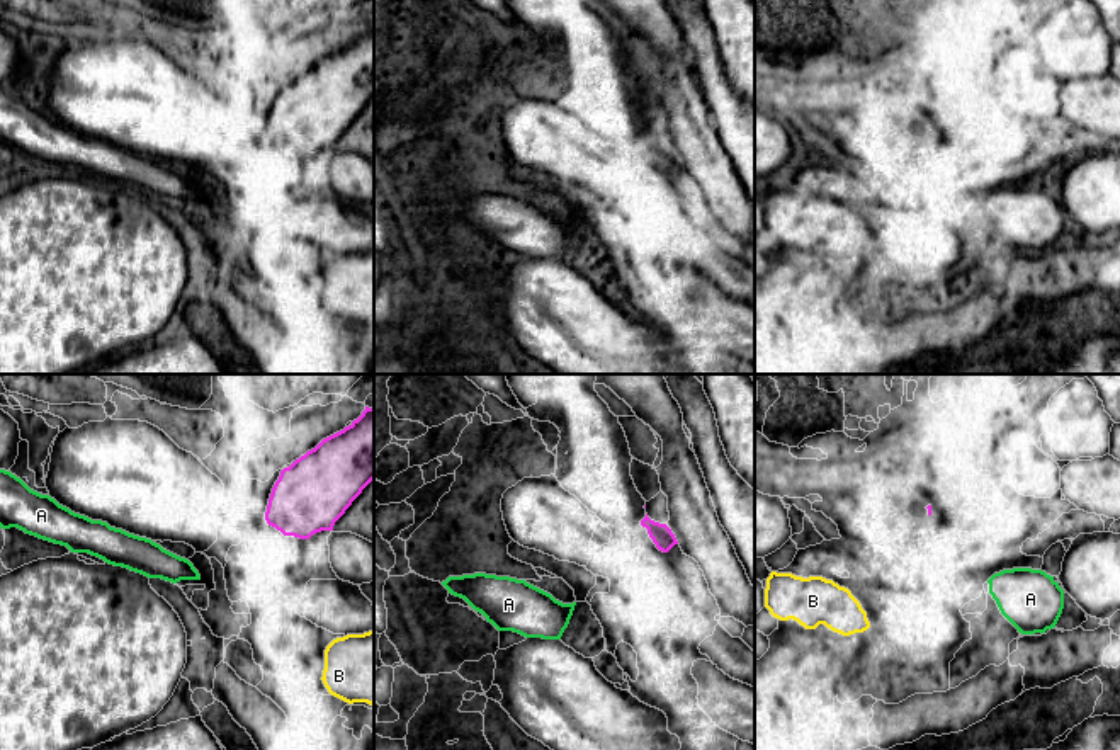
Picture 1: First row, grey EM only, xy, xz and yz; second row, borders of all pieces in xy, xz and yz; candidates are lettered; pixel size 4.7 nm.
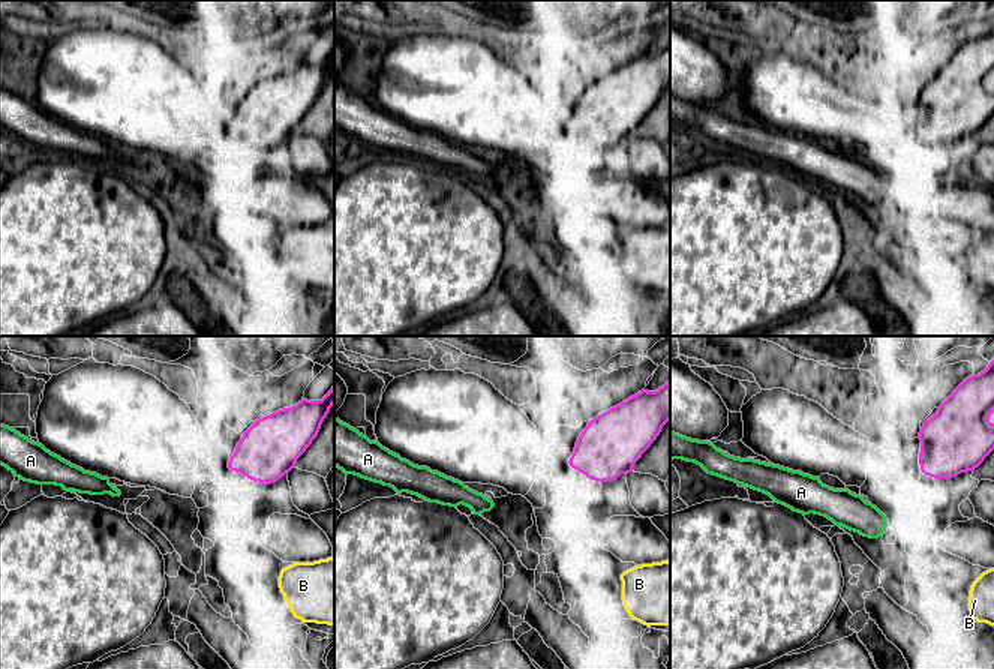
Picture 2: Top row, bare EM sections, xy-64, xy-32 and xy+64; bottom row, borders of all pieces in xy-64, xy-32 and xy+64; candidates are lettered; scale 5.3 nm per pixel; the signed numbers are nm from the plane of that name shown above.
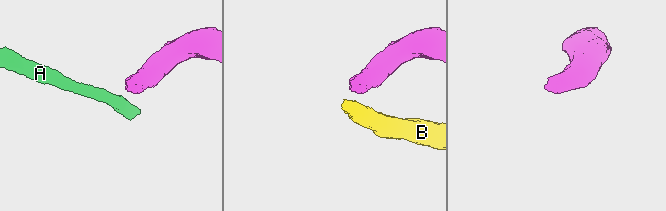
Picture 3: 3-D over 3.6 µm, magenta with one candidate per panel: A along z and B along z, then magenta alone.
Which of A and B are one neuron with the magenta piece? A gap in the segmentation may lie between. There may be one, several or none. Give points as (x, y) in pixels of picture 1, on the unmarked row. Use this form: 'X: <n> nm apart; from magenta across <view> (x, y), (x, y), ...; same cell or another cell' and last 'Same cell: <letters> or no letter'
A: 400 nm apart; from magenta across xy (267, 142), (197, 191); another cell
B: 500 nm apart; from magenta across xy (308, 157), (337, 257); another cell
Same cell: no letter

